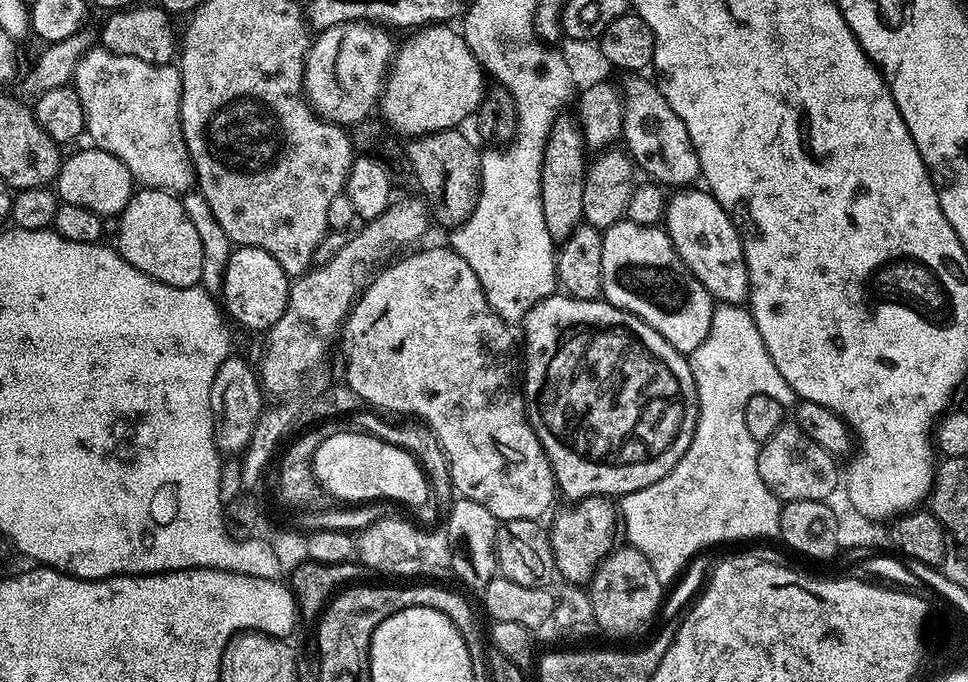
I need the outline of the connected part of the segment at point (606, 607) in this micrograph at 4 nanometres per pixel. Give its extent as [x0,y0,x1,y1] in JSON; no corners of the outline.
[587,546,666,636]

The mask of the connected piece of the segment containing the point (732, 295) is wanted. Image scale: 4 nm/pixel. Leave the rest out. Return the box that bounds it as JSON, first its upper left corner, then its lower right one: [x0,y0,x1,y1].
[666,190,749,305]

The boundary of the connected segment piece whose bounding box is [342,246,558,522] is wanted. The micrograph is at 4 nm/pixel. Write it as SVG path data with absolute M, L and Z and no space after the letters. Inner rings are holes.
M451 246L430 248L426 252L418 252L414 256L407 256L400 258L405 258L405 260L397 259L392 262L397 262L397 264L389 263L379 273L381 276L378 277L379 275L377 275L359 293L356 303L352 305L352 311L348 313L348 318L345 320L342 329L344 372L348 375L346 377L348 387L354 390L354 394L360 396L365 405L373 404L373 406L368 406L379 410L381 413L397 412L398 415L402 416L400 418L417 416L420 419L417 421L427 425L436 438L442 456L444 452L445 458L448 459L448 476L452 479L453 486L460 491L457 493L463 499L473 500L482 506L486 506L486 510L490 510L490 514L494 514L497 521L500 522L506 520L540 520L544 518L544 515L548 512L548 507L552 504L552 499L557 499L558 489L556 480L552 477L552 467L548 462L548 456L544 453L539 438L536 437L534 430L530 426L528 409L524 407L522 384L518 379L518 340L517 337L516 340L512 337L513 329L503 318L493 312L486 302L482 282L478 282L478 274L474 274L474 270L470 270L470 262L466 262L466 258L462 258Z

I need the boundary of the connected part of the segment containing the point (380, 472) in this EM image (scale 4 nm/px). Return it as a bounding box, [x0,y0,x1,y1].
[313,432,429,505]

